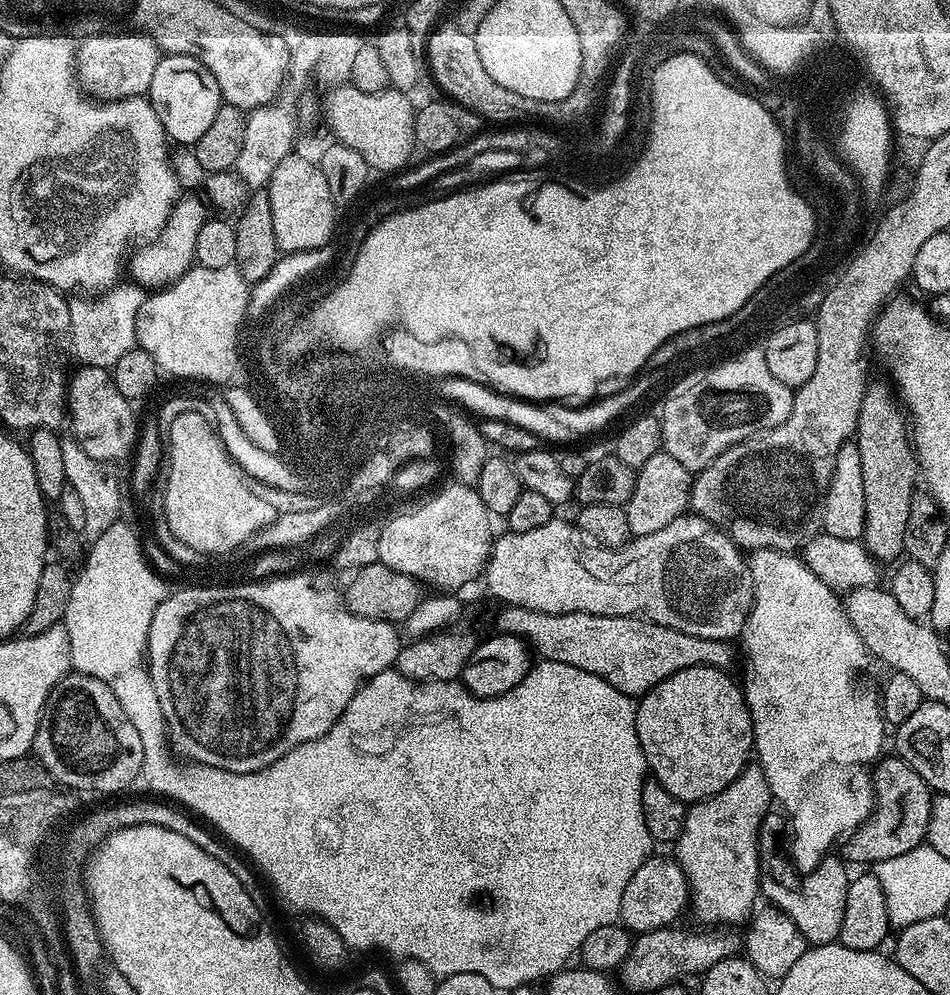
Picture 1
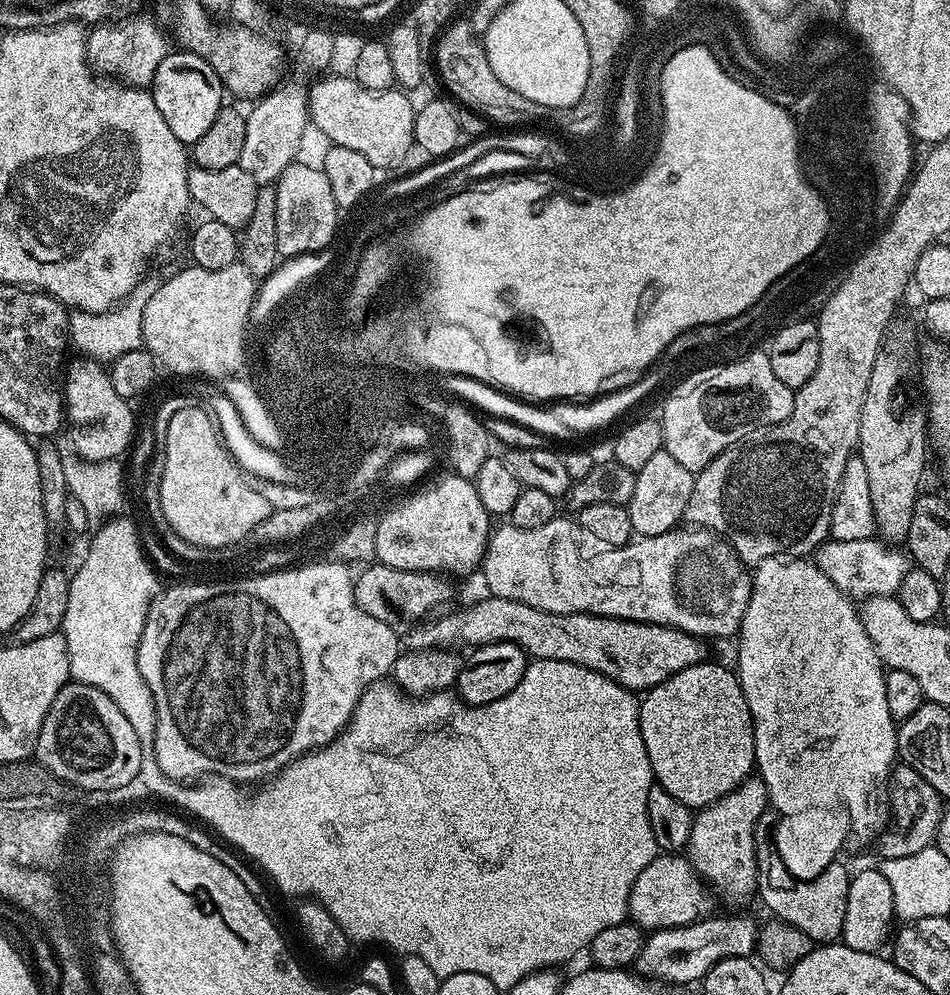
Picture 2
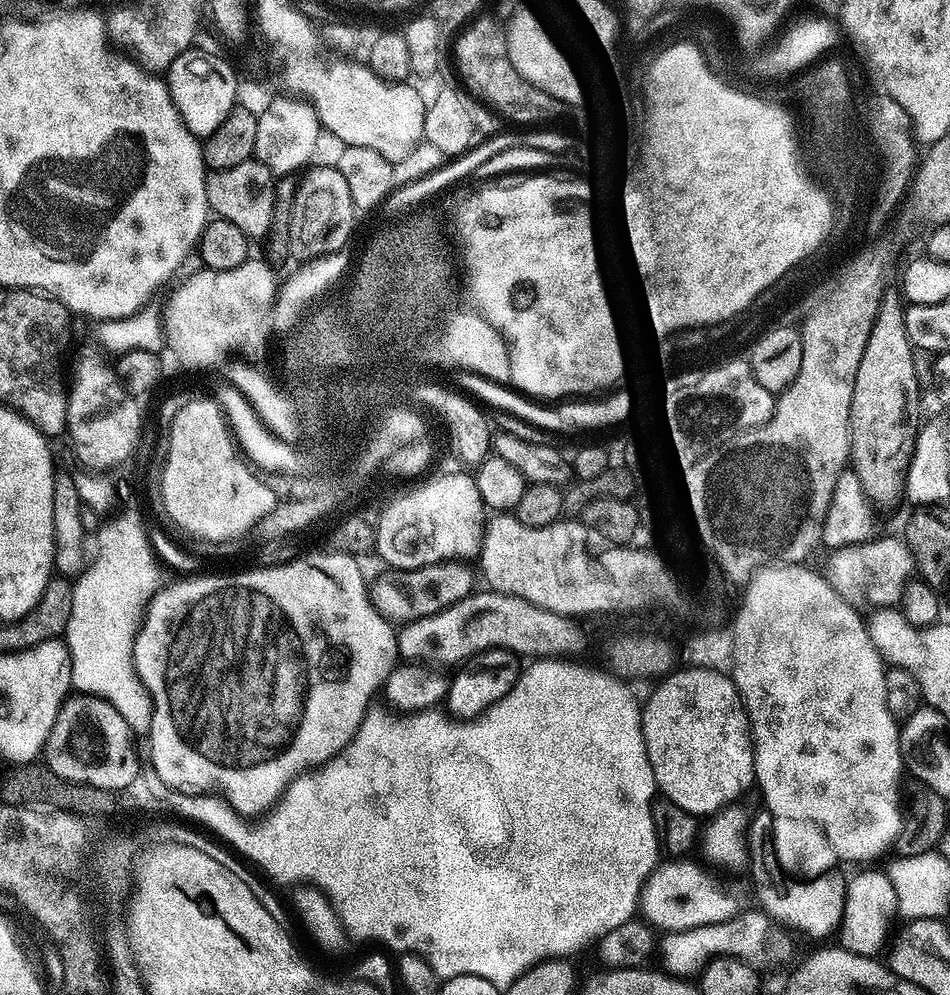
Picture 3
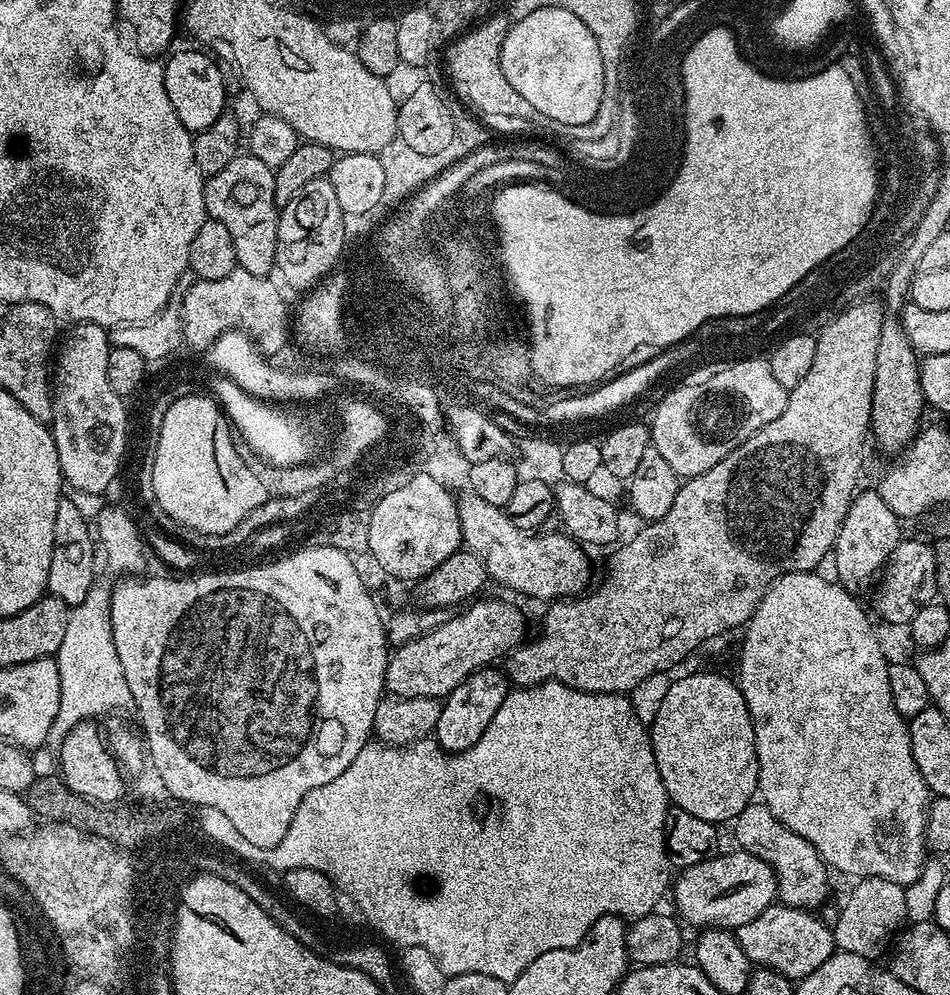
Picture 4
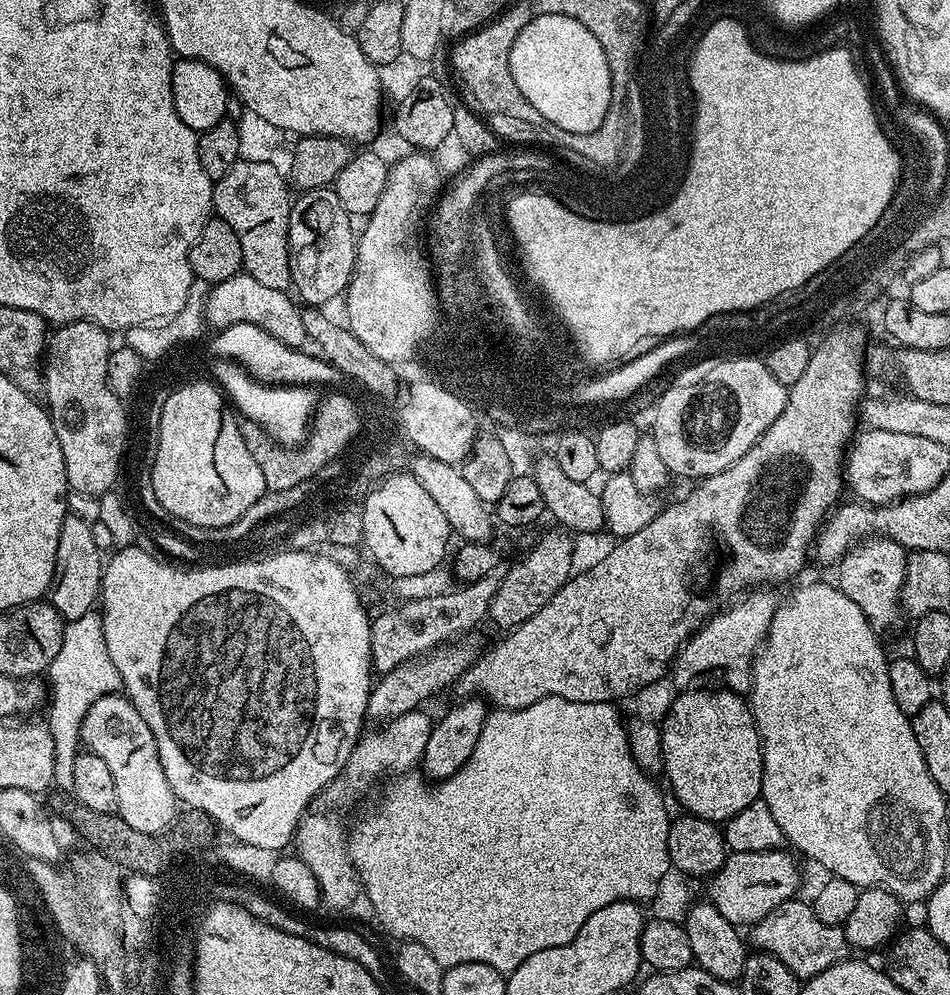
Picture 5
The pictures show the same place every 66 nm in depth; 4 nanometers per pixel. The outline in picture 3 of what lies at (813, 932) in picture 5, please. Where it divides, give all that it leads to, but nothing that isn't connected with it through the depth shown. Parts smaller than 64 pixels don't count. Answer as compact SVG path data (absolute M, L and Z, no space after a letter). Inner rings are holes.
M742 910L734 918L717 924L698 926L681 932L669 932L663 937L660 948L664 950L663 967L673 975L692 978L703 969L713 956L737 956L753 966L784 964L792 956L792 940L781 925L763 910Z

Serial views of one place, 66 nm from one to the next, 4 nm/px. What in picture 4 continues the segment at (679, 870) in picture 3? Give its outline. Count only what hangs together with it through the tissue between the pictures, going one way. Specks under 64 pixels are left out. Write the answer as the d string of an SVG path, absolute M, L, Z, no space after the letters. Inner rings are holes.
M735 851L725 856L713 854L707 860L683 869L677 880L675 877L670 896L676 899L675 911L685 925L700 924L735 930L746 926L746 922L754 922L754 918L758 918L758 914L762 914L762 910L777 899L775 868L754 854Z

